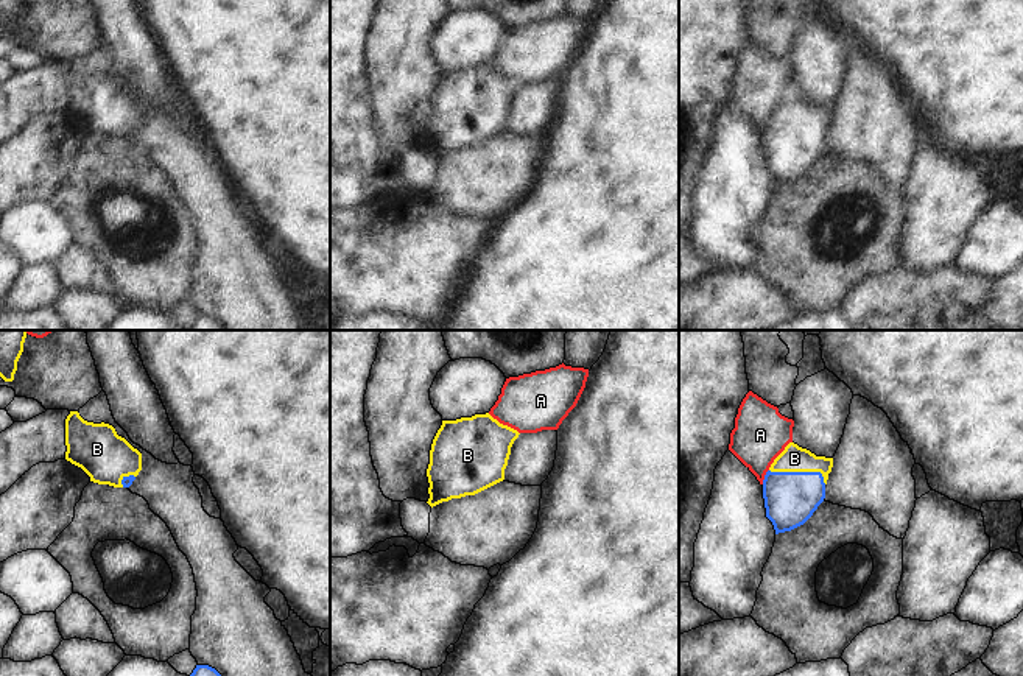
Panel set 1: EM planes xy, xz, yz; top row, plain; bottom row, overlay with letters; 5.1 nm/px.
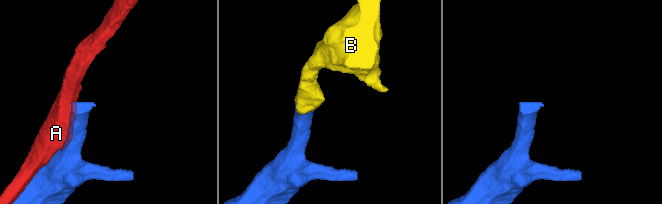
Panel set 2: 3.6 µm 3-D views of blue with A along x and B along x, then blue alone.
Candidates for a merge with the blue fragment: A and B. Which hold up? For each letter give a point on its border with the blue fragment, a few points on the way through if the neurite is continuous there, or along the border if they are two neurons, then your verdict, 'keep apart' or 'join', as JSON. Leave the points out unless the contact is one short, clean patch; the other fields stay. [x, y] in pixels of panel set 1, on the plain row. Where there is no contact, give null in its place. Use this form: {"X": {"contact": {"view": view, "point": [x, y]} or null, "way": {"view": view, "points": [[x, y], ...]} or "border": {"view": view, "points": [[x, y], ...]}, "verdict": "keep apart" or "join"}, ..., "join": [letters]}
{"A": {"contact": {"view": "yz", "point": [765, 128]}, "verdict": "keep apart"}, "B": {"contact": {"view": "yz", "point": [801, 123]}, "way": {"view": "yz", "points": [[790, 148], [801, 123], [794, 117], [794, 109]]}, "verdict": "join"}, "join": ["B"]}

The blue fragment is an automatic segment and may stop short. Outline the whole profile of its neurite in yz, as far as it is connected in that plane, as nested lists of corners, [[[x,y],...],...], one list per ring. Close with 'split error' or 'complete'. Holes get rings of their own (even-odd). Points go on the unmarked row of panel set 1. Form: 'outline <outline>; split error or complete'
outline [[[789,93],[763,131],[766,168],[775,185],[803,176],[825,150],[833,109],[816,107]]]; split error

